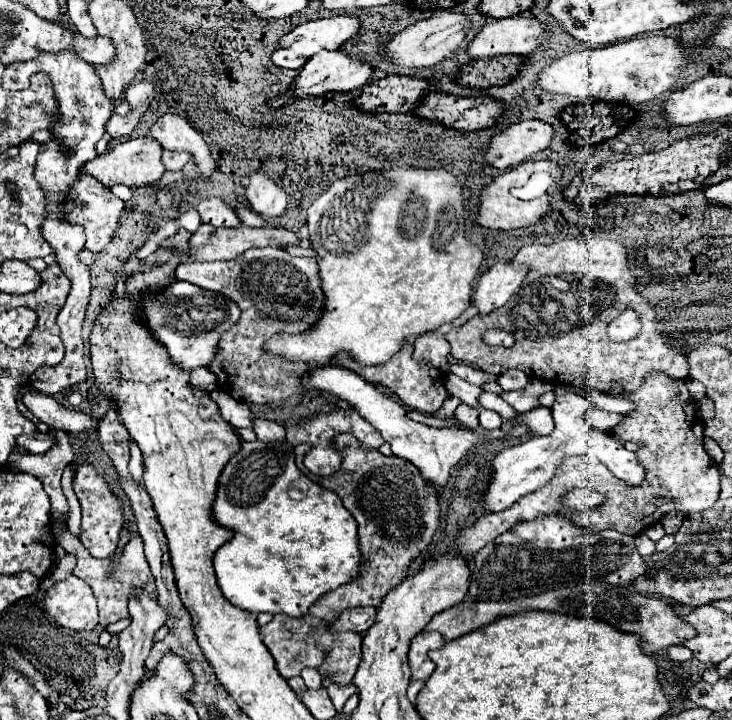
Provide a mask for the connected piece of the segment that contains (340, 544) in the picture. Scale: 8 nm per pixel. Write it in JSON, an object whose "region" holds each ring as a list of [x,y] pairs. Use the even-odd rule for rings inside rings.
{"region":[[[261,441],[241,445],[241,451],[225,465],[219,477],[217,499],[213,503],[213,517],[219,525],[235,531],[233,539],[215,553],[215,573],[223,595],[239,609],[251,613],[285,613],[289,617],[303,617],[307,609],[339,585],[345,585],[359,573],[359,535],[351,513],[343,507],[341,499],[317,483],[311,483],[289,455],[283,445],[269,445]],[[297,483],[307,487],[307,493],[299,499],[289,495],[289,489]]]}

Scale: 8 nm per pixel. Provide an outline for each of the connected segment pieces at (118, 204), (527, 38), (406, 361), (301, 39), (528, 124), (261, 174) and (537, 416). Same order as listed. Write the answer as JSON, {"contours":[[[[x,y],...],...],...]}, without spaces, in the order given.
{"contours":[[[[79,171],[79,181],[71,185],[71,193],[67,193],[67,205],[63,205],[63,209],[67,209],[67,221],[71,221],[71,225],[81,225],[85,229],[87,251],[103,251],[111,243],[119,229],[119,217],[123,207],[125,203],[119,197],[115,197],[111,189],[99,185],[95,177],[83,177],[83,171]]],[[[513,15],[509,19],[487,23],[469,43],[469,53],[473,59],[495,55],[531,55],[545,41],[549,41],[549,29],[545,23],[535,17]]],[[[407,343],[403,345],[403,349],[399,349],[399,353],[395,353],[395,357],[391,357],[391,361],[383,363],[383,365],[373,365],[373,367],[365,367],[365,365],[359,365],[351,359],[351,353],[337,353],[333,357],[333,361],[337,361],[341,367],[347,367],[351,371],[355,371],[357,375],[365,377],[367,381],[371,383],[381,383],[381,385],[387,385],[391,391],[395,391],[395,395],[409,407],[413,409],[419,409],[419,411],[425,411],[425,413],[435,413],[443,401],[449,397],[445,385],[443,385],[443,373],[439,369],[433,369],[433,367],[427,367],[427,365],[419,365],[419,361],[413,359],[413,345]]],[[[333,15],[327,19],[315,19],[315,21],[301,23],[279,41],[279,45],[273,53],[273,63],[283,69],[301,69],[315,53],[319,53],[323,49],[327,49],[327,51],[339,49],[345,41],[359,35],[359,29],[361,29],[361,21],[355,15]]],[[[539,119],[509,125],[507,129],[491,137],[489,149],[485,153],[487,163],[497,169],[521,165],[523,161],[529,161],[529,157],[549,149],[553,137],[555,137],[553,125]]],[[[255,171],[249,175],[247,201],[251,203],[253,211],[265,219],[281,217],[287,209],[285,191],[265,171]]],[[[537,407],[529,413],[519,413],[513,419],[505,421],[505,435],[509,435],[517,425],[525,425],[533,435],[549,435],[553,431],[551,407]]]]}

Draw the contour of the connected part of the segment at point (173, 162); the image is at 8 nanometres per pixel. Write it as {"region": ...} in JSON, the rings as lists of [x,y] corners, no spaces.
{"region":[[[175,151],[163,153],[163,165],[167,171],[181,171],[189,159],[191,159],[191,153],[175,153]]]}

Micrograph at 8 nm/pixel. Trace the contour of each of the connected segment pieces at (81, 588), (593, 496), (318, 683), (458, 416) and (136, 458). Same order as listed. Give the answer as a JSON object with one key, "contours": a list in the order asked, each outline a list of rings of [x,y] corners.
{"contours":[[[[74,575],[47,589],[45,605],[47,613],[59,625],[73,631],[89,631],[99,621],[95,595],[83,580]]],[[[573,489],[571,493],[567,493],[563,497],[563,503],[567,507],[579,509],[579,511],[591,511],[591,509],[595,509],[595,505],[599,505],[603,501],[605,501],[603,495],[599,495],[597,491],[587,491],[587,489]]],[[[305,668],[301,672],[301,677],[304,680],[305,685],[308,689],[319,689],[324,688],[322,681],[321,681],[321,675],[316,669],[313,668]]],[[[461,403],[461,405],[457,407],[453,419],[455,419],[459,425],[467,427],[467,429],[477,429],[477,427],[479,427],[479,415],[477,415],[477,411],[475,411],[473,407],[465,405],[465,403]]],[[[133,443],[131,447],[131,463],[129,463],[129,471],[133,475],[135,481],[141,481],[141,475],[143,475],[143,457],[141,457],[141,451],[139,447]]]]}

